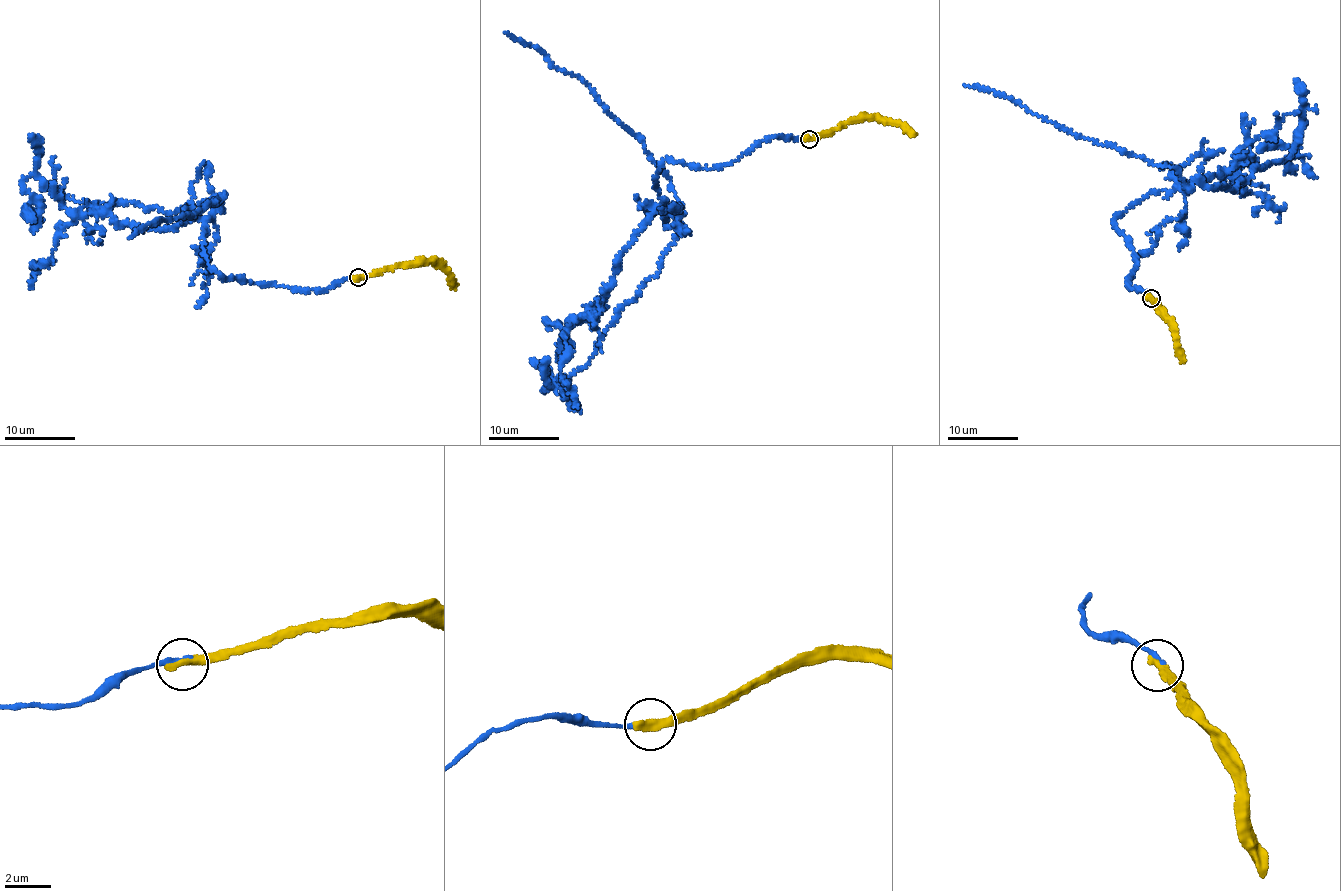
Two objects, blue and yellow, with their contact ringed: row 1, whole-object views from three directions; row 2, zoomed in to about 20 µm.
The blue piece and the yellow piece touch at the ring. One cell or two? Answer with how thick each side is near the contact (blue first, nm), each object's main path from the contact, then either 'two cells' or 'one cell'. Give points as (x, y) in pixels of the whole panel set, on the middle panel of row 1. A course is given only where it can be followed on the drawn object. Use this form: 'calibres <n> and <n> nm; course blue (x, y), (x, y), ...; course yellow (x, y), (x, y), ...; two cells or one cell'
calibres 260 and 460 nm; course blue (809, 140), (766, 138), (706, 168), (662, 162), (655, 188), (680, 229), (657, 272), (544, 390), (548, 359); course yellow (809, 138), (832, 134), (848, 122), (877, 117), (915, 135); two cells

